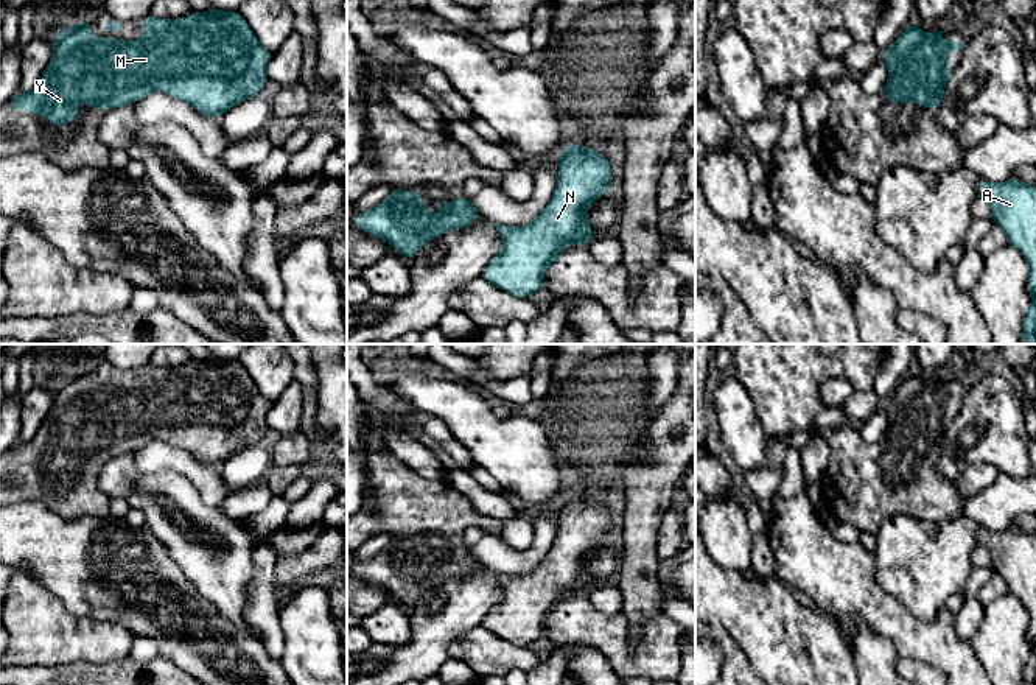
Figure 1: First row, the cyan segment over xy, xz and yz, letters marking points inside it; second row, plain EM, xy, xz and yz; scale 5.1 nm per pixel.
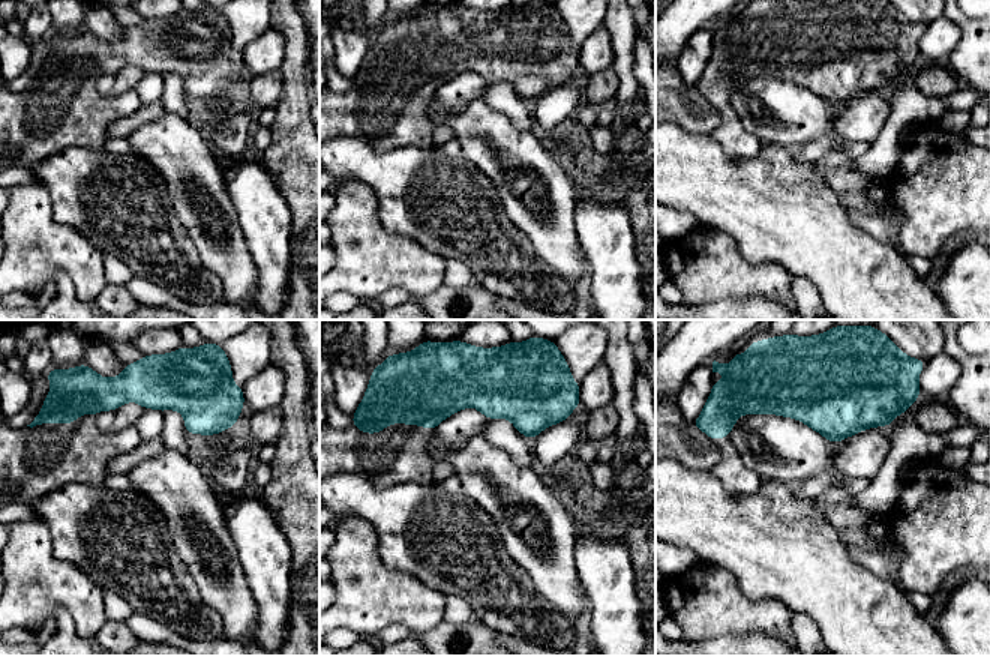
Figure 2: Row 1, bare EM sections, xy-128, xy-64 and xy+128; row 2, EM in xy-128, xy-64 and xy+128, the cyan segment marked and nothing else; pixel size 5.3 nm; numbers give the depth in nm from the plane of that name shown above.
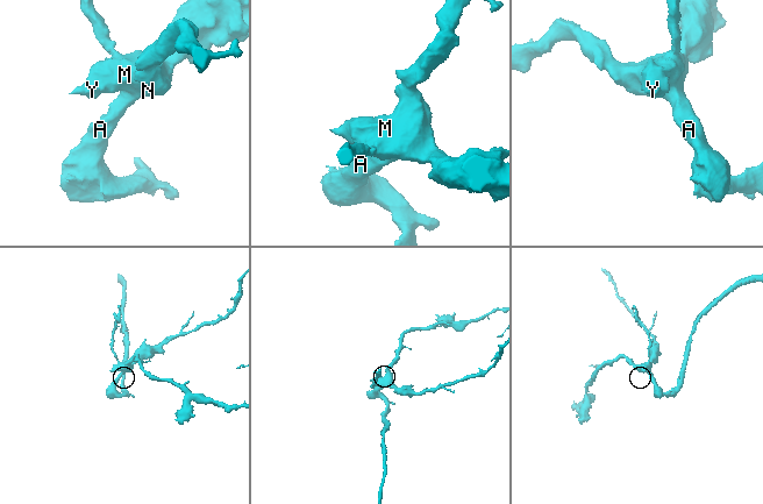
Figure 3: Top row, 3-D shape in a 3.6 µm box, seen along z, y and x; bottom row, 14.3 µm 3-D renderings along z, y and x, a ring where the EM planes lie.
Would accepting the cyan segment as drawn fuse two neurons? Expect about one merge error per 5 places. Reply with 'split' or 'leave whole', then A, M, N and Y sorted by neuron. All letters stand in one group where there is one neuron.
leave whole; groups A M N Y

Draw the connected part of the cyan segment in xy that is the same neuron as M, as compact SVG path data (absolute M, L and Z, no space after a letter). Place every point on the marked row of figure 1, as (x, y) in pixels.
M208 9L193 12L188 17L168 20L156 19L149 14L142 17L143 34L140 40L124 42L121 39L92 39L89 20L75 23L54 34L51 59L37 81L36 87L26 93L16 93L8 103L8 109L28 111L42 115L50 125L65 126L78 117L75 109L79 103L89 103L93 109L115 109L128 106L160 90L176 100L191 104L205 117L222 117L235 104L257 97L268 83L266 65L272 58L255 37L249 23L238 11Z

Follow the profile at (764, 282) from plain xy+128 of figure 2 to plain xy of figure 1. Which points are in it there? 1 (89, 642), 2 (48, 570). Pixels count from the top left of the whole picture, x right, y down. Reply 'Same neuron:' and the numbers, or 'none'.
Same neuron: 1

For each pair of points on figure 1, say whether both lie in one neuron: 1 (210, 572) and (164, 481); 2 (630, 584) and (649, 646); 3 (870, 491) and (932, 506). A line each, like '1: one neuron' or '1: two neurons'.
1: one neuron
2: two neurons
3: one neuron

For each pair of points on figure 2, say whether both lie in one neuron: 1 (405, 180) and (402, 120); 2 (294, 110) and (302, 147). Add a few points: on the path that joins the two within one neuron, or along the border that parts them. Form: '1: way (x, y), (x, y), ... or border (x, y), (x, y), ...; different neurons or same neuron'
1: border (432, 147), (399, 146), (390, 150); different neurons
2: way (294, 119), (294, 138); same neuron

